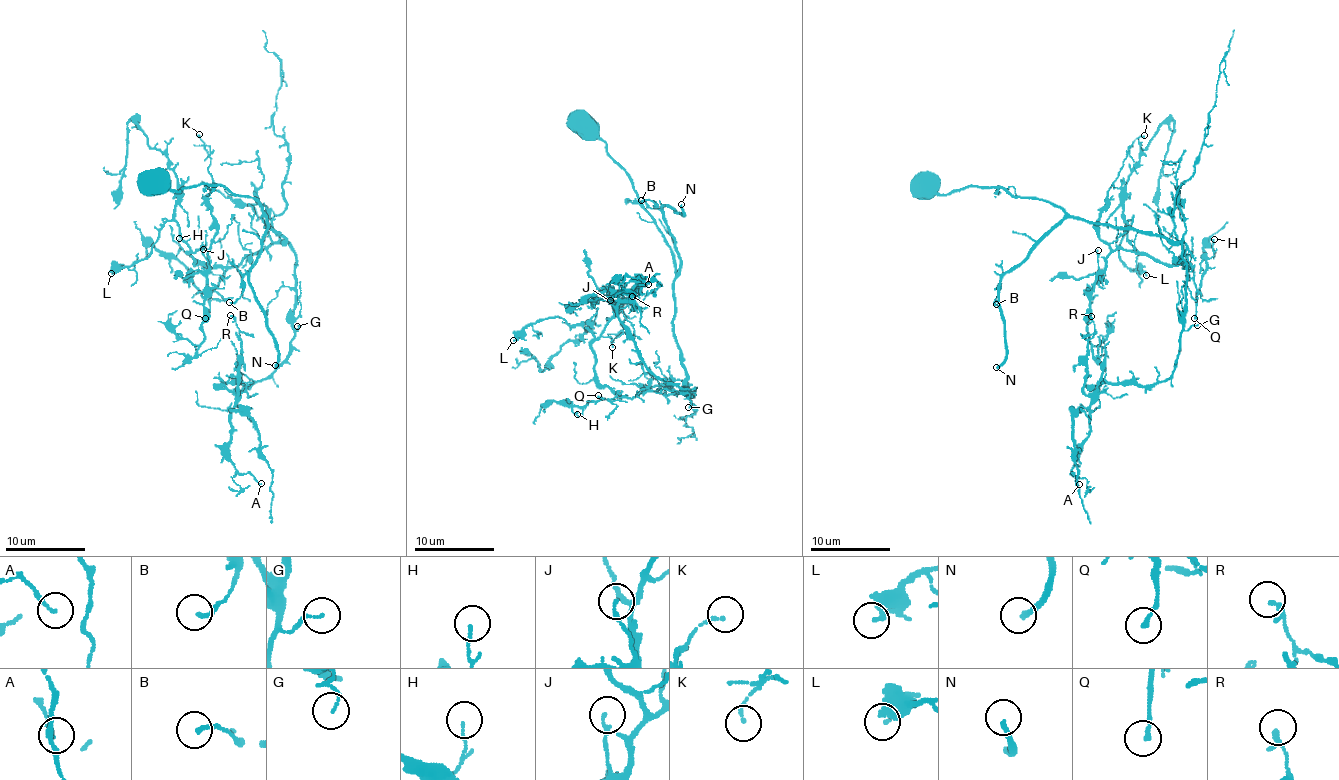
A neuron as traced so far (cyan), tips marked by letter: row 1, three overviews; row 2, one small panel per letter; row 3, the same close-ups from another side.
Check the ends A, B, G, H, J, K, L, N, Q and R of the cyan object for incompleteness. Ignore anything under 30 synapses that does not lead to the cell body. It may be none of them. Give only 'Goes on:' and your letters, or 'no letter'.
Goes on: N, Q

